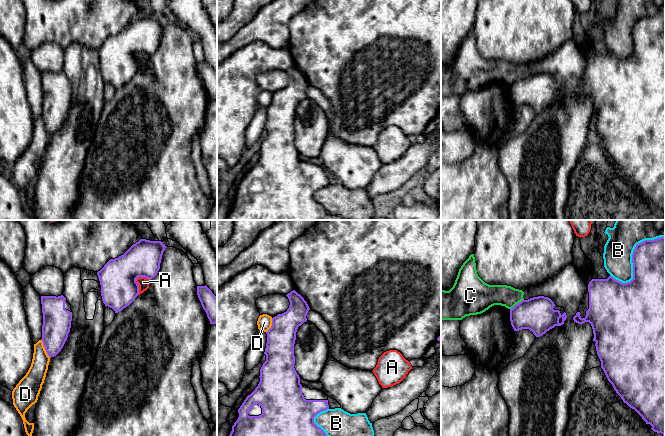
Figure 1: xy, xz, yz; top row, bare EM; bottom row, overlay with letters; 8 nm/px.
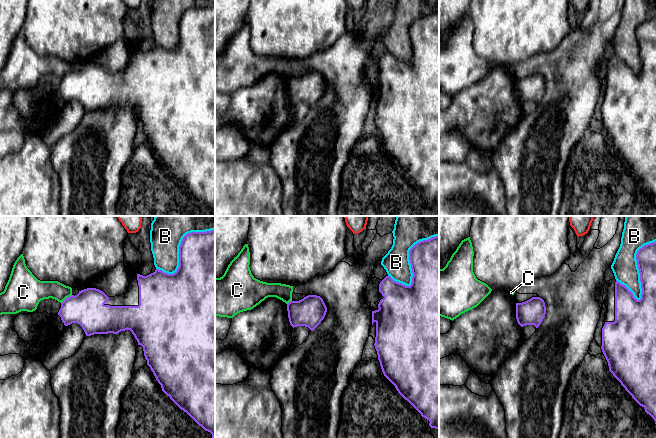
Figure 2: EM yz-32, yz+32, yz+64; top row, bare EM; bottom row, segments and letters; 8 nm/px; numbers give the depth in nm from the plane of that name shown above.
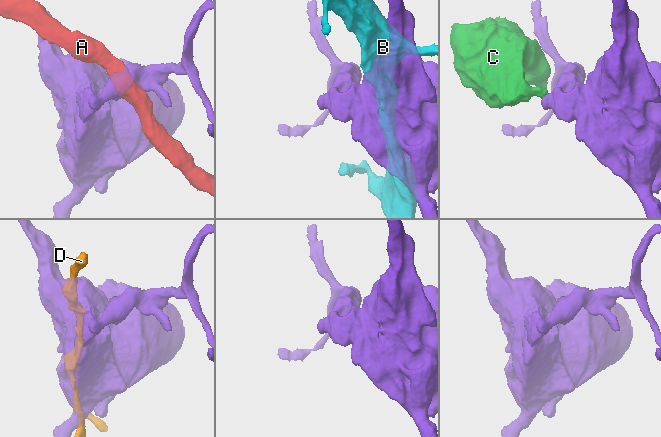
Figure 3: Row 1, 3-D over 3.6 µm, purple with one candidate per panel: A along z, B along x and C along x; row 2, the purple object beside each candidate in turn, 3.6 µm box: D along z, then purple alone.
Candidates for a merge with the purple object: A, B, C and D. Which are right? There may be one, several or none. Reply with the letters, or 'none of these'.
none of these

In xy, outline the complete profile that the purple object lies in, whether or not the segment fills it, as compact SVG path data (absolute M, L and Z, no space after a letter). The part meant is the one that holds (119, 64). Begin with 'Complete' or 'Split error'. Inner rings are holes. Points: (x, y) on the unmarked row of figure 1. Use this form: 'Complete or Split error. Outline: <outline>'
Complete. Outline: M140 15L123 31L110 35L97 48L105 82L118 89L130 81L139 70L136 55L157 51L165 24L161 17Z

